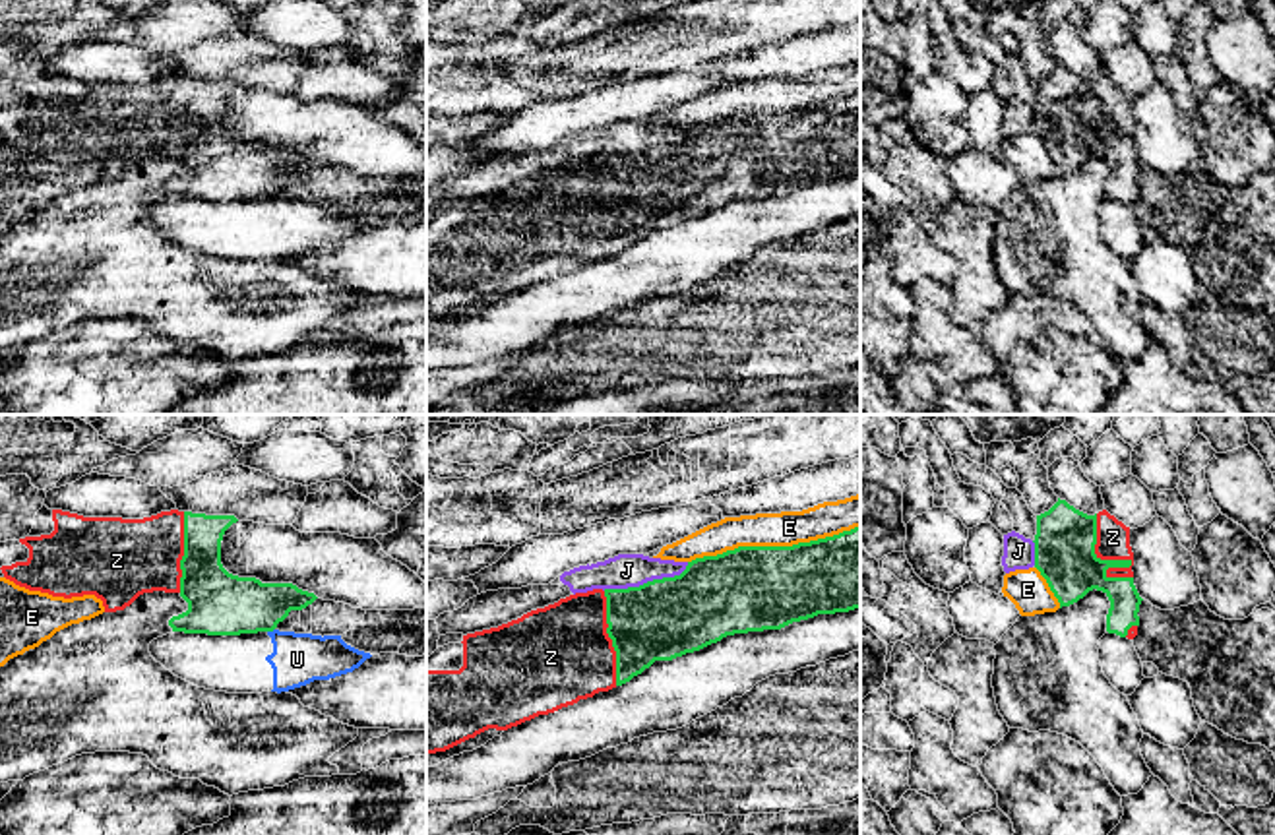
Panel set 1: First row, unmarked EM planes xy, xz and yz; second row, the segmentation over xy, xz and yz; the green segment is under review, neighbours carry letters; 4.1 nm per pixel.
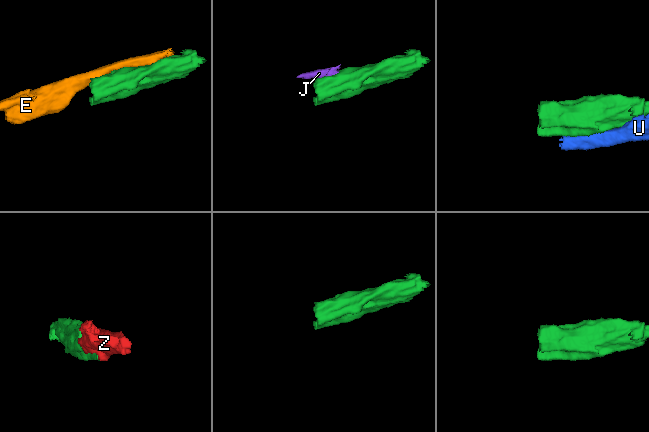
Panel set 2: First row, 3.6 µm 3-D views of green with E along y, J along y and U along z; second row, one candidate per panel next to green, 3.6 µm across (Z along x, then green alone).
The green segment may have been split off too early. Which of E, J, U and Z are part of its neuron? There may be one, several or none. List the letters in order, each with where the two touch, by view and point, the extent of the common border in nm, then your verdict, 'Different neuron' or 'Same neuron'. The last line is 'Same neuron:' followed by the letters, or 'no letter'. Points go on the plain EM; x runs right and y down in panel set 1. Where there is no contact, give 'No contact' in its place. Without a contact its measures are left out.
E: Touches green at xz (774, 113). Shared border 750 nm. Different neuron
J: Touches green at xz (648, 148). Shared border 380 nm. Different neuron
U: Touches green at xy (270, 196). Shared border 40 nm. Different neuron
Z: Touches green at yz (1120, 126). Shared border 320 nm. Same neuron
Same neuron: Z

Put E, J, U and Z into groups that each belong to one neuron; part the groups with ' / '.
E / J / U / Z

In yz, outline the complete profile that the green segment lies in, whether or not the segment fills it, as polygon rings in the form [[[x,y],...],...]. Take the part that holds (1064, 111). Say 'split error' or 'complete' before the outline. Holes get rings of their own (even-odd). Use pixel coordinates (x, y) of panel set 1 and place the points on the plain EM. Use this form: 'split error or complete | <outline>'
split error | [[[1058,64],[1048,77],[1037,81],[1037,101],[1033,108],[1035,134],[1046,145],[1060,174],[1077,169],[1093,155],[1103,157],[1110,167],[1106,198],[1128,205],[1137,201],[1137,178],[1143,165],[1134,151],[1130,93],[1106,76],[1087,81]]]

